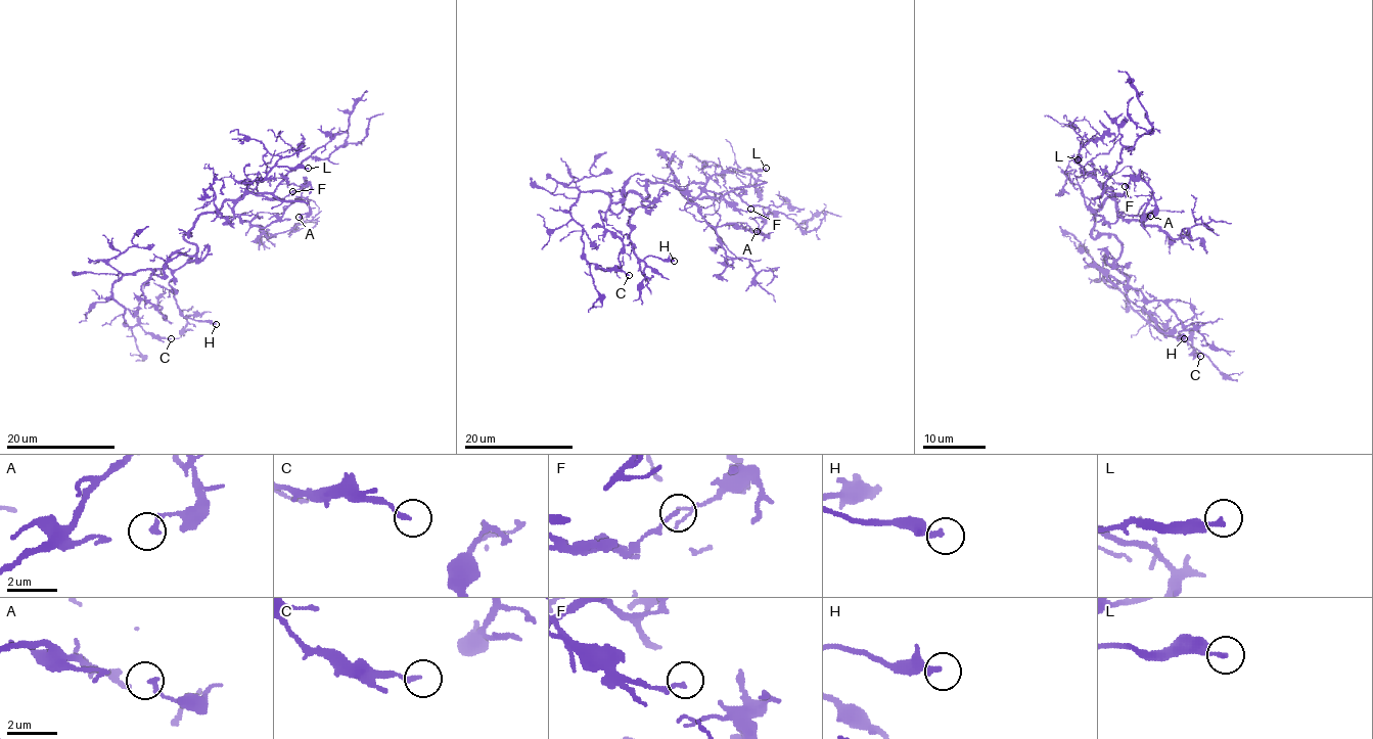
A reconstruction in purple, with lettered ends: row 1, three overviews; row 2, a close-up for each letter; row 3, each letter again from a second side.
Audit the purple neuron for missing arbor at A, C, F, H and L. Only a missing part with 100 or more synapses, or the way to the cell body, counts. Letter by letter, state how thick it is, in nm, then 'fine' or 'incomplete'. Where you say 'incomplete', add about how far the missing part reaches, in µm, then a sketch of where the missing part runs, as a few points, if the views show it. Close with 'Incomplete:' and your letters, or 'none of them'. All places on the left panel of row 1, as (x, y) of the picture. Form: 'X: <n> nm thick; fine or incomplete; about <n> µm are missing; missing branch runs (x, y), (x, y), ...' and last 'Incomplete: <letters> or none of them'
A: 140 nm thick; fine
C: 170 nm thick; fine
F: 150 nm thick; fine
H: 240 nm thick; fine
L: 180 nm thick; fine
Incomplete: none of them

